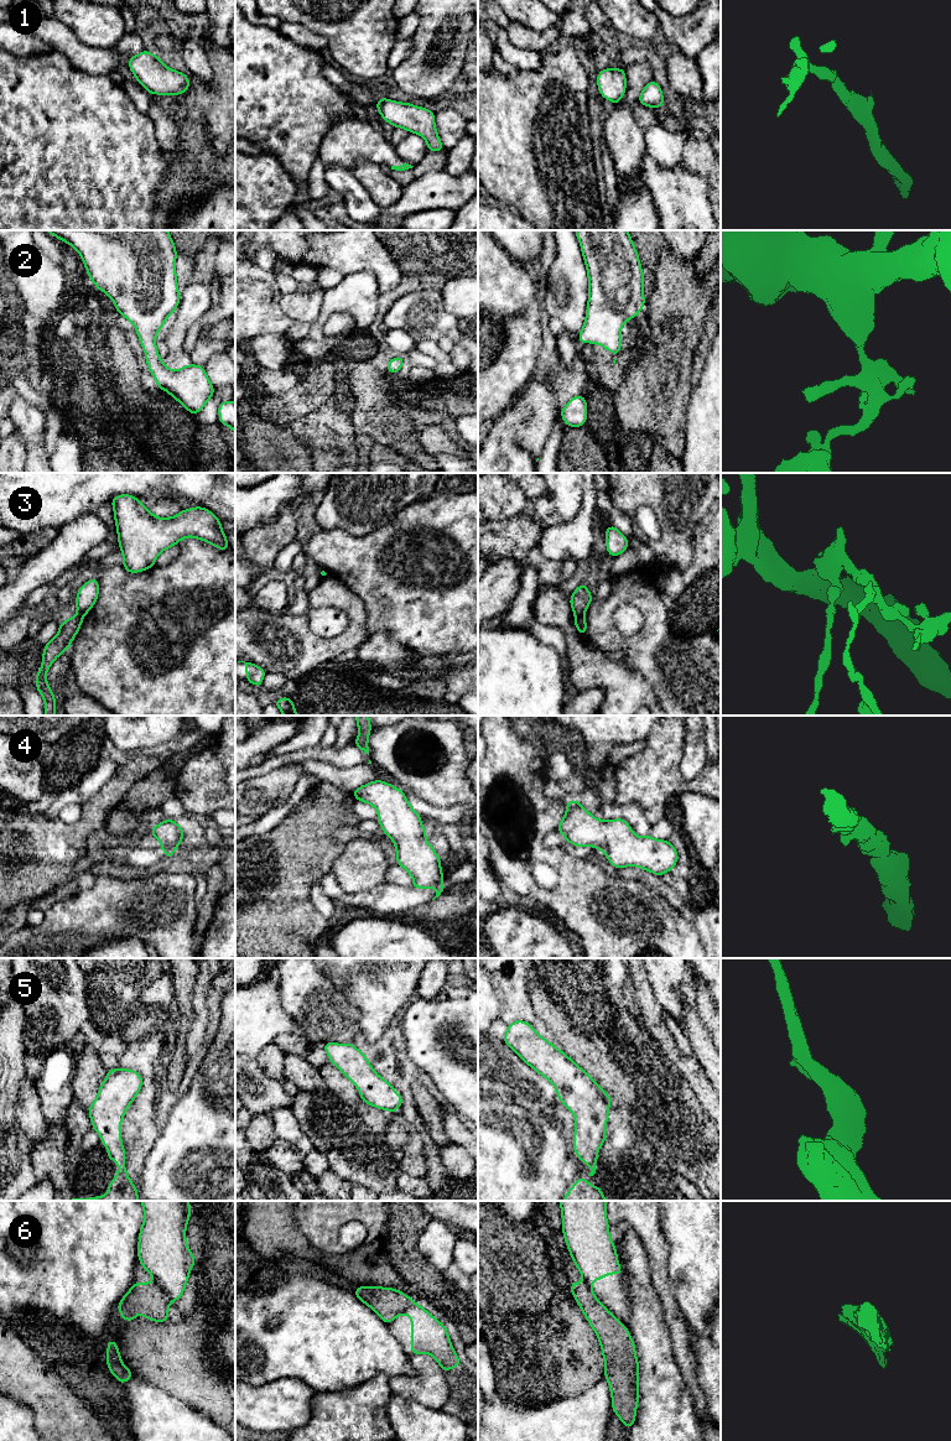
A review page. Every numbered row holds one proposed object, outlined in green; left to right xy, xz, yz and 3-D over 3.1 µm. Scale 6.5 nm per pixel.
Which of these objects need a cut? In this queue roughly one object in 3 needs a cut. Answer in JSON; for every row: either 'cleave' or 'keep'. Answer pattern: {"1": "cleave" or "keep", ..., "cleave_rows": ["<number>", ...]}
{"1": "keep", "2": "keep", "3": "cleave", "4": "keep", "5": "keep", "6": "cleave", "cleave_rows": ["3", "6"]}

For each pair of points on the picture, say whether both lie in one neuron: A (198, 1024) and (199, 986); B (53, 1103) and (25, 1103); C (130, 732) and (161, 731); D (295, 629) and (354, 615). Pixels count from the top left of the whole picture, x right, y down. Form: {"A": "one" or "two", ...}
{"A": "one", "B": "two", "C": "one", "D": "one"}

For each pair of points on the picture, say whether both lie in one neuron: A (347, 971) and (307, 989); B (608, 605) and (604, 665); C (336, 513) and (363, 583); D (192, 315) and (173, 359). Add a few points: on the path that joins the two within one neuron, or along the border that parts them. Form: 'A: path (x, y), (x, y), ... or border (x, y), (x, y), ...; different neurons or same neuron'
A: border (322, 971), (330, 983), (348, 1000); different neurons
B: border (585, 635), (601, 651), (620, 656), (632, 669); different neurons
C: border (320, 529), (344, 530), (357, 536), (373, 530); different neurons
D: path (181, 326), (175, 336), (175, 348); same neuron

